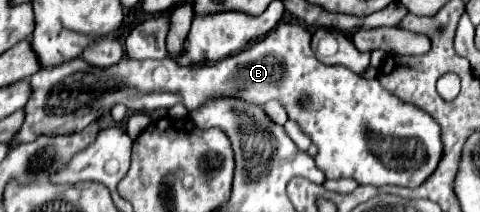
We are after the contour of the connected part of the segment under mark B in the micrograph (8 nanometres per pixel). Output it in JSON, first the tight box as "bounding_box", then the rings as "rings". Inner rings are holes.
{"bounding_box":[16,23,444,189],"rings":[[[280,23],[274,31],[270,31],[266,37],[258,39],[256,43],[248,45],[244,51],[222,59],[214,65],[200,67],[196,71],[188,71],[188,67],[176,65],[172,59],[160,59],[160,61],[132,61],[122,59],[118,65],[108,69],[98,69],[84,59],[74,59],[64,65],[58,65],[54,69],[42,69],[36,73],[36,83],[32,79],[32,93],[24,107],[24,123],[20,131],[16,133],[16,139],[20,143],[34,141],[38,135],[66,135],[74,131],[82,131],[88,127],[94,119],[102,117],[114,103],[124,103],[132,111],[154,111],[160,107],[174,107],[176,103],[184,103],[188,111],[200,107],[210,97],[242,97],[248,103],[264,105],[266,101],[278,99],[288,109],[288,117],[294,119],[304,133],[310,135],[312,143],[320,149],[320,159],[316,159],[316,167],[326,173],[328,179],[354,179],[358,185],[398,185],[416,189],[432,171],[436,171],[440,163],[440,155],[444,155],[444,145],[440,139],[440,125],[434,123],[430,115],[426,115],[416,105],[404,103],[396,99],[392,93],[388,93],[378,79],[364,79],[350,69],[342,65],[324,65],[320,63],[312,49],[310,49],[310,31],[300,25]],[[118,91],[118,101],[108,93]],[[300,95],[306,95],[310,101],[306,107],[298,105]]]}

